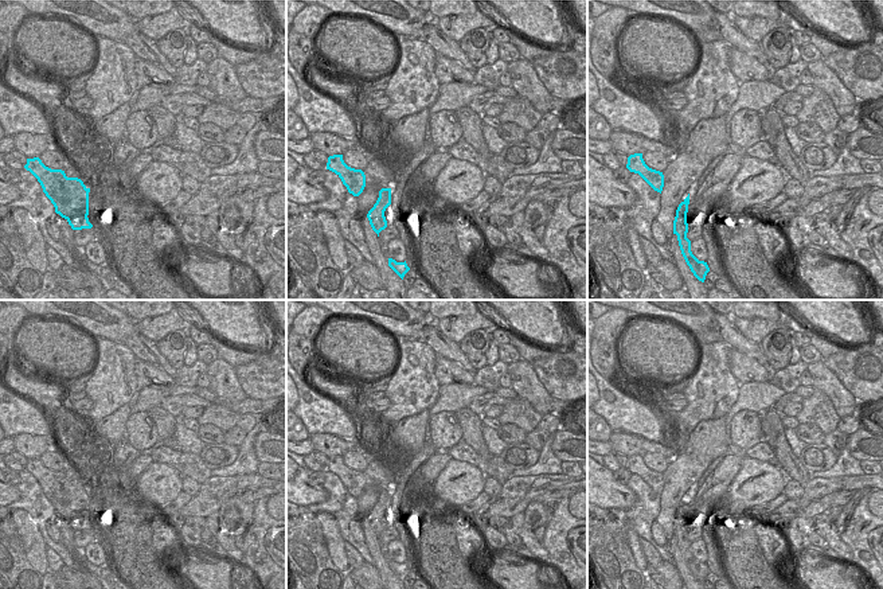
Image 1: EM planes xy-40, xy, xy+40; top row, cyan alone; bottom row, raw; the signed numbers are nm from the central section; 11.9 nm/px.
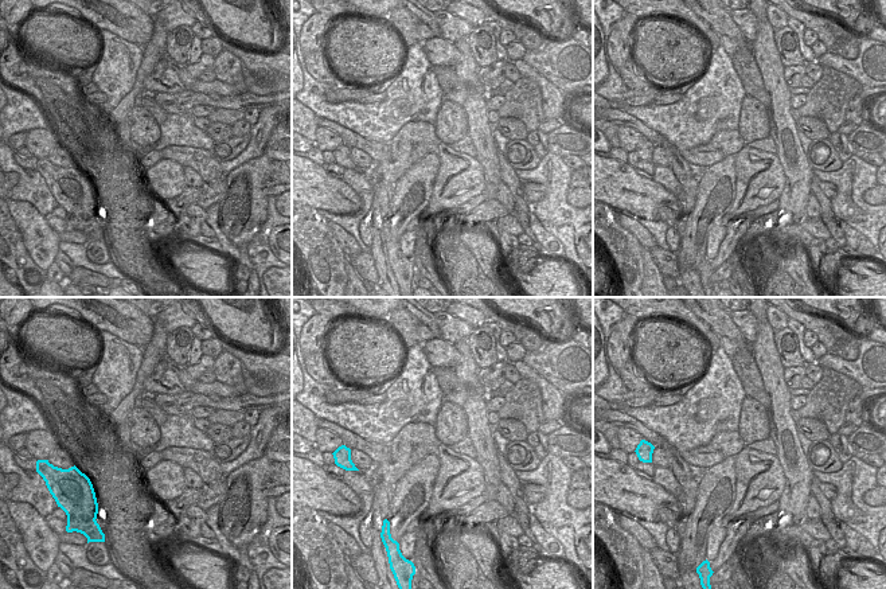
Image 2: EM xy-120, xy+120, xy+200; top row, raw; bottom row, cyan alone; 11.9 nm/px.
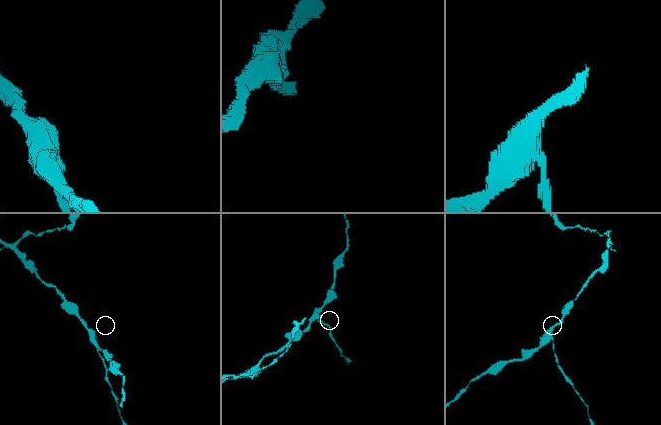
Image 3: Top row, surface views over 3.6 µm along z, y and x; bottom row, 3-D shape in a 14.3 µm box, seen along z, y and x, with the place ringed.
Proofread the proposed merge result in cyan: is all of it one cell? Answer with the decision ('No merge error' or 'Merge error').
Merge error

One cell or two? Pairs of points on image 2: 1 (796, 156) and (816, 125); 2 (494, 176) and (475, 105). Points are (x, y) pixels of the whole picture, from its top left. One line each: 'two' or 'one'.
1: two
2: one

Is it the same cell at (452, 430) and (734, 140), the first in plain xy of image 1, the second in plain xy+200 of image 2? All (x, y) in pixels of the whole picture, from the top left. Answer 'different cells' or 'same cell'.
different cells

